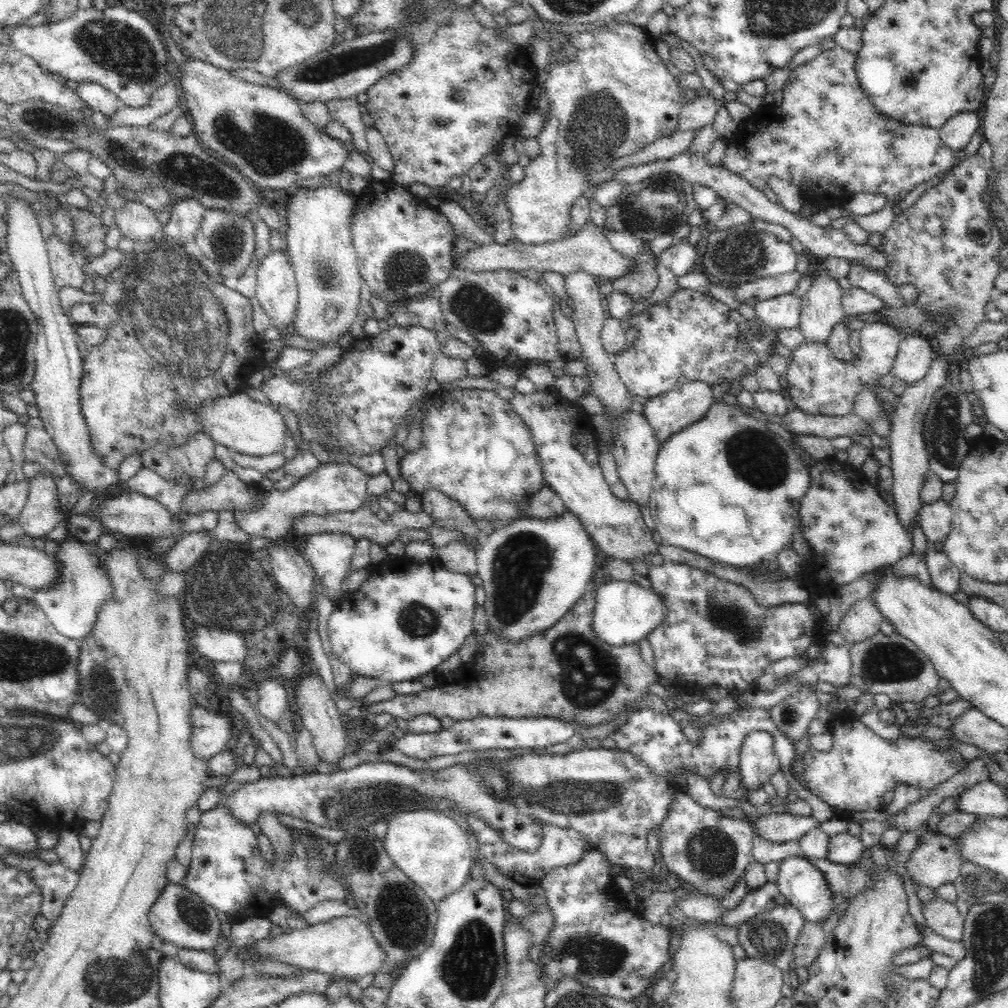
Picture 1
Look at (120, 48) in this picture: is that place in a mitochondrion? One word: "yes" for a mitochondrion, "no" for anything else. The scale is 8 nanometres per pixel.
yes

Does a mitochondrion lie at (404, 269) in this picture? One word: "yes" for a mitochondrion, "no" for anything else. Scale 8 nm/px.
yes

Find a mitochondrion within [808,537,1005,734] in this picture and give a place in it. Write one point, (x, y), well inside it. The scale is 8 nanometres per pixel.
(883, 662)

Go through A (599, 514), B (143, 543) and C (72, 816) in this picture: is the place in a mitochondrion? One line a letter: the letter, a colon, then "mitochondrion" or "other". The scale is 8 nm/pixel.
A: other
B: other
C: other

